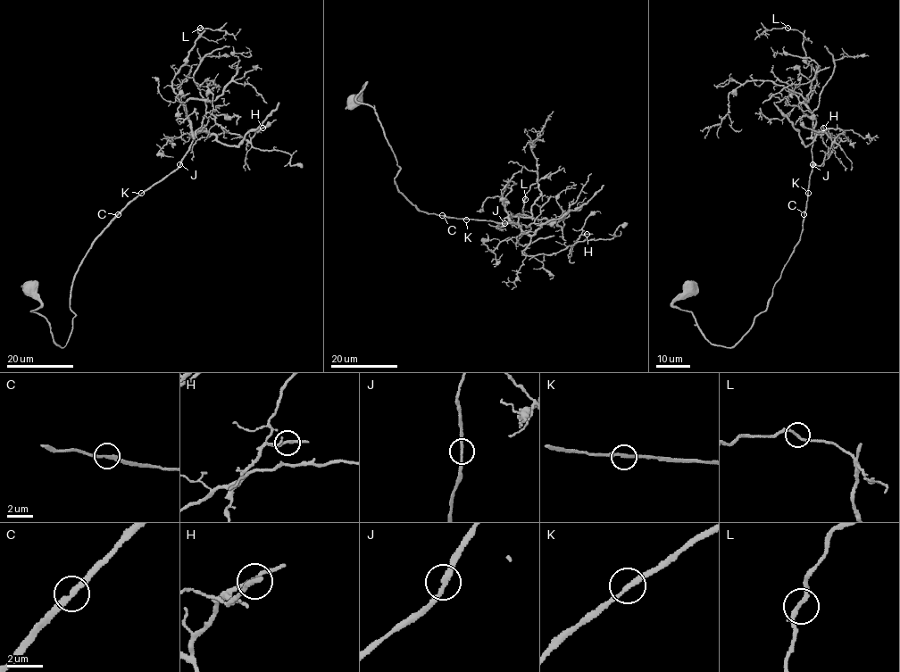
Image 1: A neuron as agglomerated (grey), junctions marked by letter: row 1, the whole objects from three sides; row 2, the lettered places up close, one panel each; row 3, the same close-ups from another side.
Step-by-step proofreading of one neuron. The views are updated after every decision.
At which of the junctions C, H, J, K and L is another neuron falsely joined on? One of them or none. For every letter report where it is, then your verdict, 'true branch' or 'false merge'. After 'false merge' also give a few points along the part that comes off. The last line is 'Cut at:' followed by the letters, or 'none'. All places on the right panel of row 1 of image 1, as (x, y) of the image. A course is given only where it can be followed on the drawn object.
C: at (804, 214); true branch
H: at (823, 128); true branch
J: at (812, 164); true branch
K: at (808, 193); true branch
L: at (787, 28); true branch
Cut at: none

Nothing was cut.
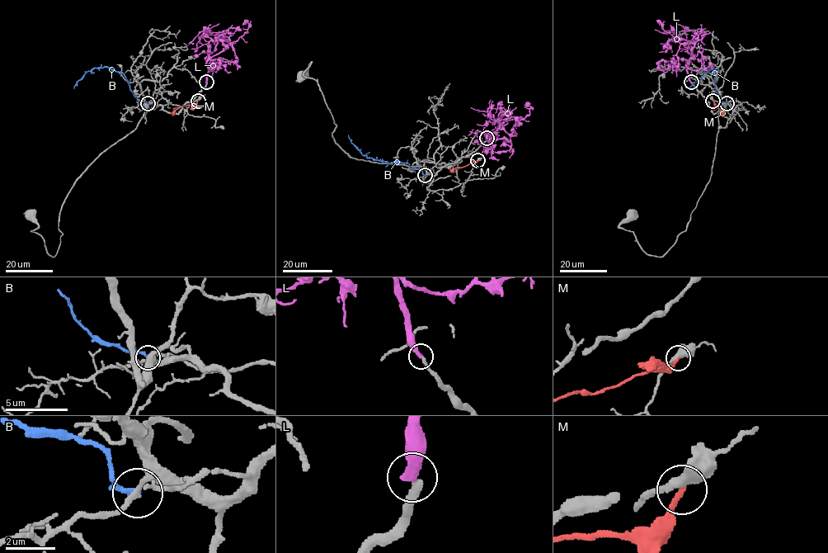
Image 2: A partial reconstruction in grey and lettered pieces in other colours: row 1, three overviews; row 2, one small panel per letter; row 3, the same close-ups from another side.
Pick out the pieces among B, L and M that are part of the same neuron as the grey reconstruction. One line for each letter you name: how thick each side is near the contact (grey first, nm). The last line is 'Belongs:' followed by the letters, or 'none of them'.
Belongs: none of them

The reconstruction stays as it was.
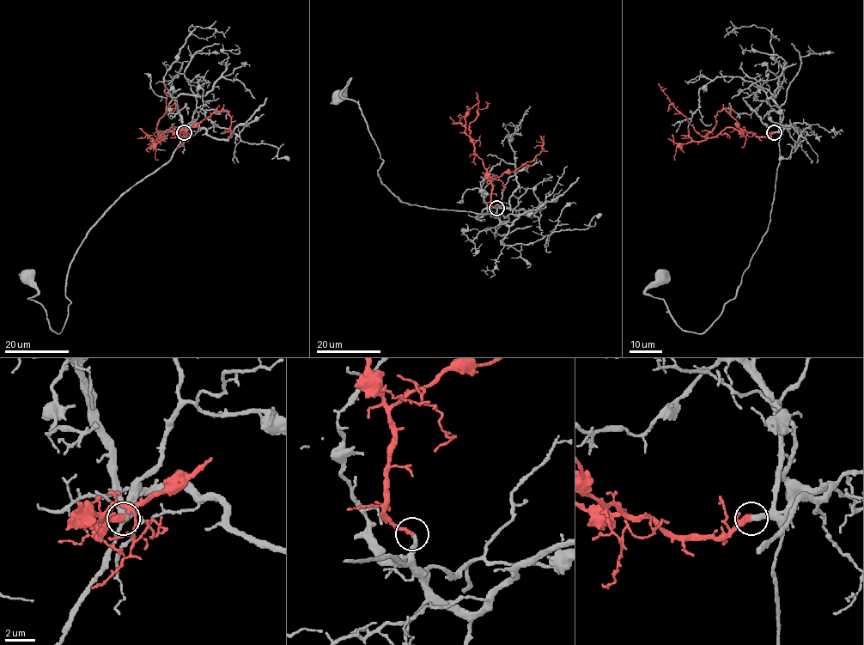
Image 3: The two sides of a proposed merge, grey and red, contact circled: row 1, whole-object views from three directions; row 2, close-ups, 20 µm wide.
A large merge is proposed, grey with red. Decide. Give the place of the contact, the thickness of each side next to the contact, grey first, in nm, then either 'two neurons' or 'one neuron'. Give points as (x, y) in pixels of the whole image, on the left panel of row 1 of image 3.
place (184, 132); calibres 320 and 360 nm; one neuron

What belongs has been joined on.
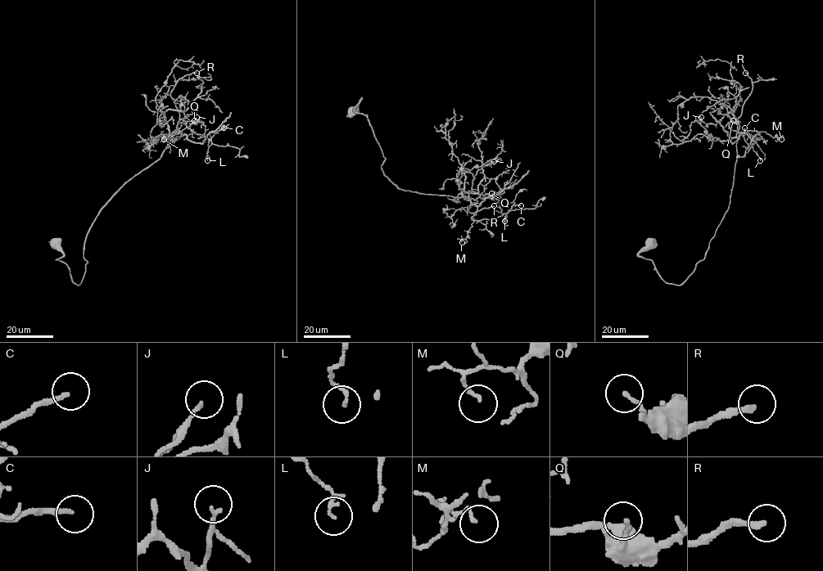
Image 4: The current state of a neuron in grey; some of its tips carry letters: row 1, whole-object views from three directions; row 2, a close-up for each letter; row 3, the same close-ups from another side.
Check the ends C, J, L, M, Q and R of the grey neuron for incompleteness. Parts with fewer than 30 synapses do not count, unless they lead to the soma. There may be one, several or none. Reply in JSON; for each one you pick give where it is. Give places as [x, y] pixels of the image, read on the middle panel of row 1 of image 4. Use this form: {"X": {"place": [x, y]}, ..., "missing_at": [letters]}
{"C": {"place": [521, 205]}, "R": {"place": [494, 205]}, "missing_at": ["C", "R"]}

